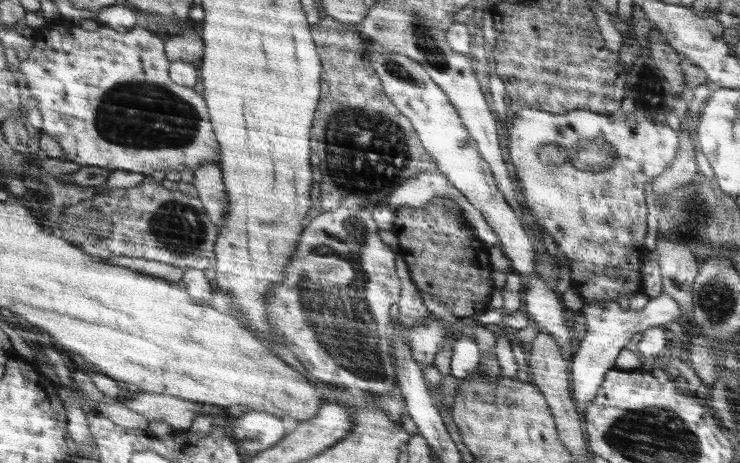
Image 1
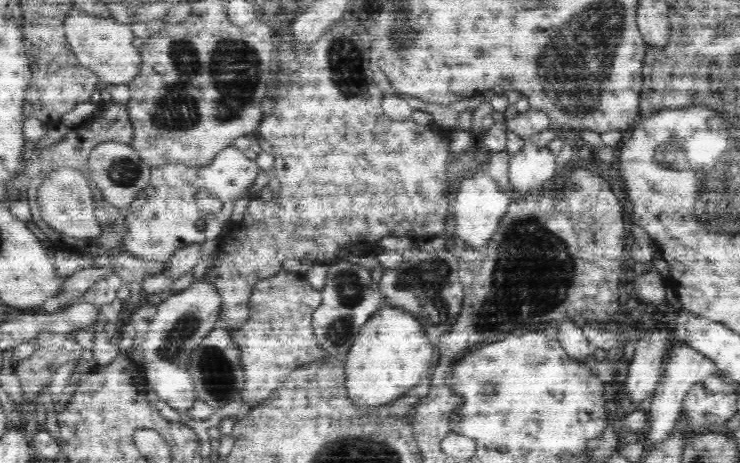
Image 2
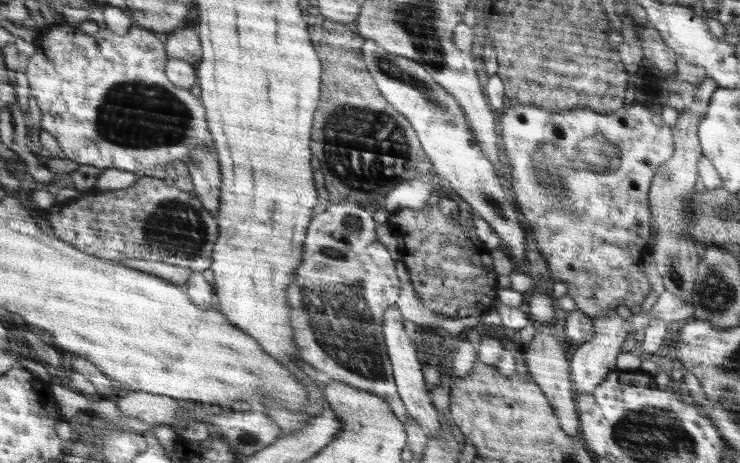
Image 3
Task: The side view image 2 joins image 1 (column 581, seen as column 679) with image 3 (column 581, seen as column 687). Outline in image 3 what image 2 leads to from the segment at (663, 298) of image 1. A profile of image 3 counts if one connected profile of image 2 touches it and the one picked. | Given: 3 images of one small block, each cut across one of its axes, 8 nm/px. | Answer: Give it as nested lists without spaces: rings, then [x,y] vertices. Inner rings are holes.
[[[663,291],[658,296],[656,303],[648,310],[633,314],[630,318],[622,318],[616,313],[616,310],[604,311],[600,317],[592,317],[591,322],[594,326],[594,337],[590,341],[582,343],[580,346],[571,349],[569,354],[569,371],[573,383],[575,393],[583,393],[584,395],[592,393],[594,388],[601,384],[609,372],[617,369],[616,361],[621,353],[622,344],[630,332],[645,329],[652,320],[662,320],[667,324],[694,318],[694,303],[686,302],[682,298],[676,298],[672,292]]]

